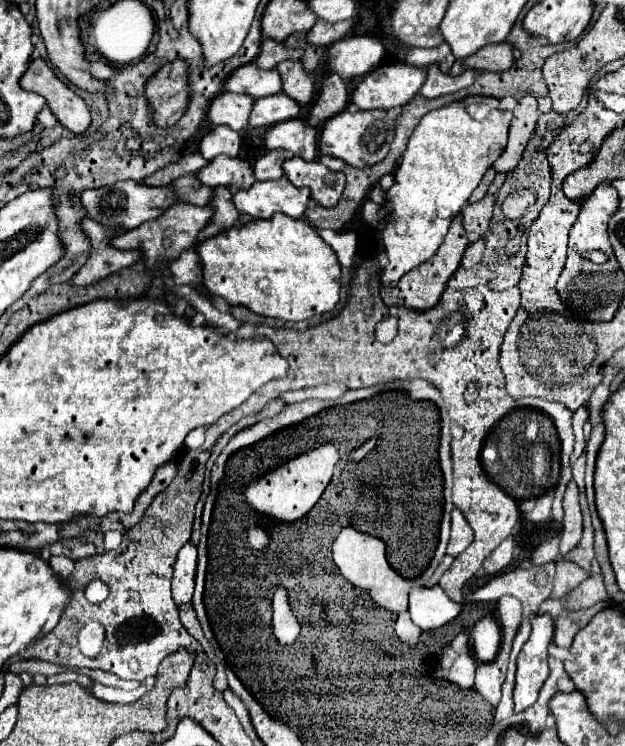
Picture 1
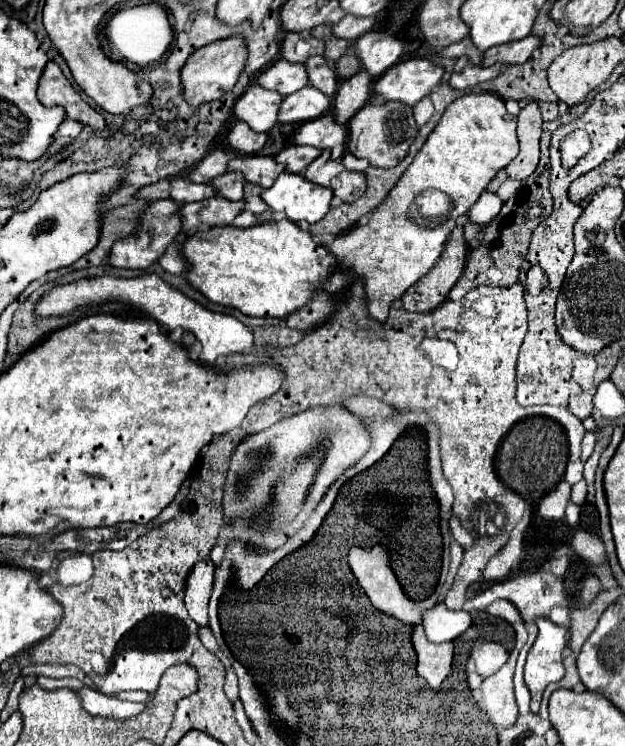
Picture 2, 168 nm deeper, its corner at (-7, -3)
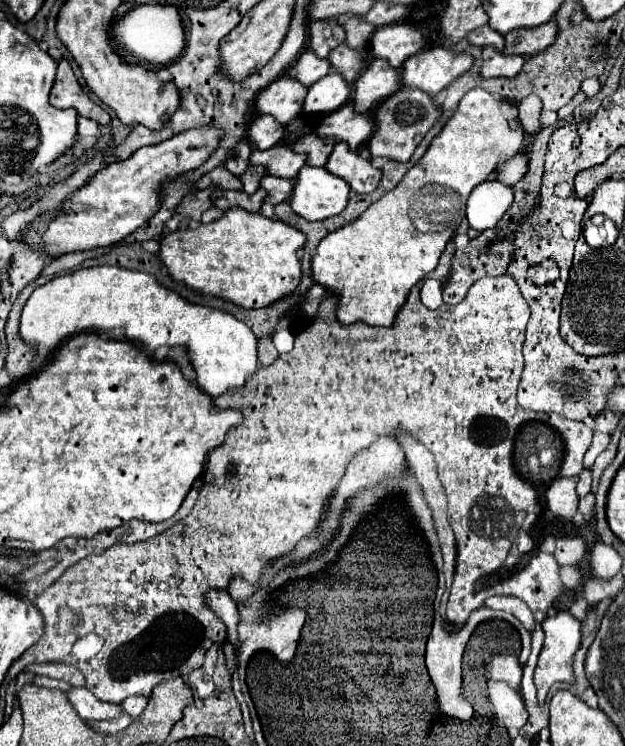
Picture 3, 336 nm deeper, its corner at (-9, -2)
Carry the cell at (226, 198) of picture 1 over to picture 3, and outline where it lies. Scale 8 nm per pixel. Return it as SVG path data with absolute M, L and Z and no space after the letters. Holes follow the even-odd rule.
M265 175L261 179L259 187L267 191L267 201L271 205L279 205L279 203L283 203L289 197L289 191L293 187L293 179L289 181L289 179L277 179L273 175Z

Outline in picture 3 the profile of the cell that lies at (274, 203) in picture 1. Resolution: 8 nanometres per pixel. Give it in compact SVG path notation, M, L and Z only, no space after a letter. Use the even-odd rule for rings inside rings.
M301 167L289 197L291 209L307 221L323 221L339 215L349 197L349 185L329 175L323 167Z

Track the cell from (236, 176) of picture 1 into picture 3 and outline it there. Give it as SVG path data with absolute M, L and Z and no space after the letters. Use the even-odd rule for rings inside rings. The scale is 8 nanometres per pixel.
M277 145L265 151L255 149L249 157L249 163L265 167L265 171L275 177L293 179L293 175L297 175L297 171L305 165L305 155L291 151L287 145Z

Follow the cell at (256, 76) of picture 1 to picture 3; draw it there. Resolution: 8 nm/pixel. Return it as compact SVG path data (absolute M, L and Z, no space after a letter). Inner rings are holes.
M305 51L295 65L291 65L287 69L287 77L299 81L305 87L311 87L315 81L319 81L321 77L325 77L329 73L329 61L327 59L319 59L315 53Z

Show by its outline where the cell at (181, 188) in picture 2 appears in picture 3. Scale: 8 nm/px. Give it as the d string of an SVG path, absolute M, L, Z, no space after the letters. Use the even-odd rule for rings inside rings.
M215 167L213 171L205 173L193 189L207 189L207 187L217 187L217 189L241 189L239 177L231 175L225 167Z

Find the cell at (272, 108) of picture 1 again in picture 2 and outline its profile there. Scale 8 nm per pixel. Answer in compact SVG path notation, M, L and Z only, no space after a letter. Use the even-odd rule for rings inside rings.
M301 88L289 94L279 110L279 122L307 122L323 116L331 108L331 96L319 92L317 88Z

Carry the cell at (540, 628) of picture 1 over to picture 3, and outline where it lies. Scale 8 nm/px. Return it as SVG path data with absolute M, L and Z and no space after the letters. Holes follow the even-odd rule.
M559 611L553 617L545 617L541 625L545 631L545 643L543 643L543 649L539 653L539 661L535 667L535 685L537 685L537 701L543 705L545 695L553 683L557 683L557 681L573 683L573 679L575 679L571 665L573 665L573 655L581 645L581 621L577 621L567 611Z

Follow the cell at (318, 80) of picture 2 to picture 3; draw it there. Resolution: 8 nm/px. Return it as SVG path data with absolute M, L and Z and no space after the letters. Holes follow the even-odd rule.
M341 43L341 45L337 45L329 53L327 61L331 63L331 67L333 67L335 73L339 73L347 83L353 83L359 77L359 73L361 73L363 57L357 51L353 51L353 49L349 49L347 45Z

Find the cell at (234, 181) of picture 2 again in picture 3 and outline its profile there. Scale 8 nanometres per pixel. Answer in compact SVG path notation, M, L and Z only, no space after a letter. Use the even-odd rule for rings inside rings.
M251 165L243 175L239 175L239 179L241 179L241 183L243 183L243 191L245 191L245 193L255 193L263 175L265 175L263 167L253 167L253 165Z

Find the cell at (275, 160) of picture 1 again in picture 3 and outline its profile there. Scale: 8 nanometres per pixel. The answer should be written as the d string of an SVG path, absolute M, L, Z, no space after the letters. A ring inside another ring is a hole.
M305 135L301 137L295 145L293 151L297 153L305 153L307 155L307 165L311 167L323 167L323 163L329 159L333 147L335 147L335 139L317 139L317 135Z

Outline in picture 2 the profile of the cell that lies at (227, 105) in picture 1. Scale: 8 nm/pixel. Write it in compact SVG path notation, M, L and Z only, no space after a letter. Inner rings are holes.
M253 84L235 102L233 112L239 120L247 122L251 130L269 132L277 124L277 112L281 102L283 102L283 94Z

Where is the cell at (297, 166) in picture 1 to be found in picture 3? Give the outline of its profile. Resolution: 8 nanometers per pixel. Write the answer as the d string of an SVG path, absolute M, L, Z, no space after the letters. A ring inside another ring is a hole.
M345 143L335 145L325 169L331 175L341 177L355 193L371 193L381 181L381 169L375 169L367 159L349 151Z

